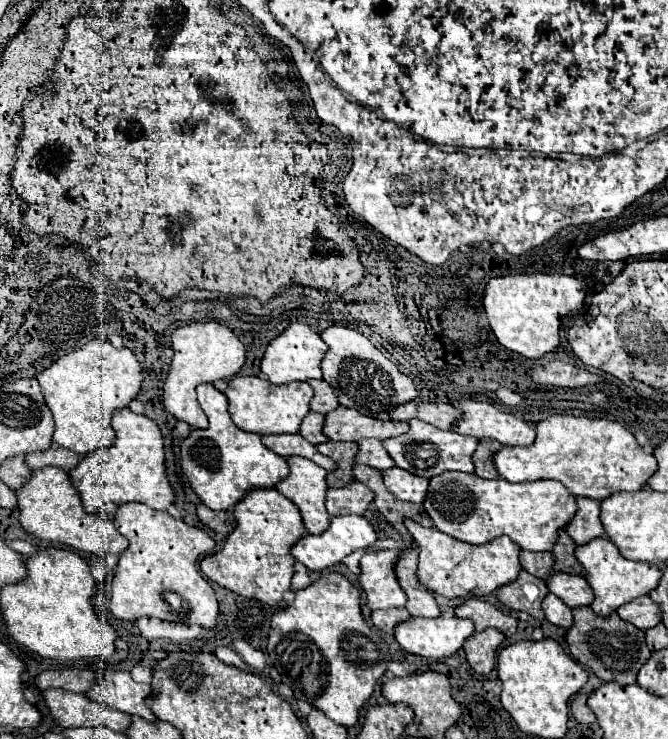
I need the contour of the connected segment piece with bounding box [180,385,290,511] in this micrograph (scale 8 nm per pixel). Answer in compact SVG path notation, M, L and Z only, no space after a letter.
M214 385L198 387L198 403L202 405L210 427L194 429L190 437L182 443L182 469L196 491L196 495L214 511L234 511L234 505L246 497L252 489L272 489L276 483L288 477L288 461L280 455L274 455L268 447L262 445L258 435L240 431L228 413L228 399L224 393L214 389Z

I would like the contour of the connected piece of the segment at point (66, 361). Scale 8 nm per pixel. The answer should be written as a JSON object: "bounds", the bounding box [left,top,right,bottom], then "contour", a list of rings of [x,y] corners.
{"bounds":[38,341,142,455],"contour":[[[90,341],[70,355],[60,357],[38,375],[46,405],[54,415],[54,445],[78,455],[114,445],[111,419],[114,411],[128,407],[142,389],[142,367],[130,349],[116,349],[110,341]]]}

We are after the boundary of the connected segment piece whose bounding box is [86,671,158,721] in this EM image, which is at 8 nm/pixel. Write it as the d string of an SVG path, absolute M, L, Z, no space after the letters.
M106 671L104 681L100 685L92 687L92 691L88 691L86 695L90 699L102 701L102 703L106 703L112 709L118 709L122 713L138 715L146 721L158 721L158 717L146 705L146 699L152 695L150 685L136 683L130 677L130 673Z

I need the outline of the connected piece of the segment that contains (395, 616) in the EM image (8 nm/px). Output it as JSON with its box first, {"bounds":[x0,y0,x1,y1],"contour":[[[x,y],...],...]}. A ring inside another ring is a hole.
{"bounds":[372,609,410,633],"contour":[[[380,609],[380,611],[372,611],[372,623],[376,629],[384,631],[384,633],[392,633],[394,627],[402,621],[410,619],[410,613],[406,609]]]}

